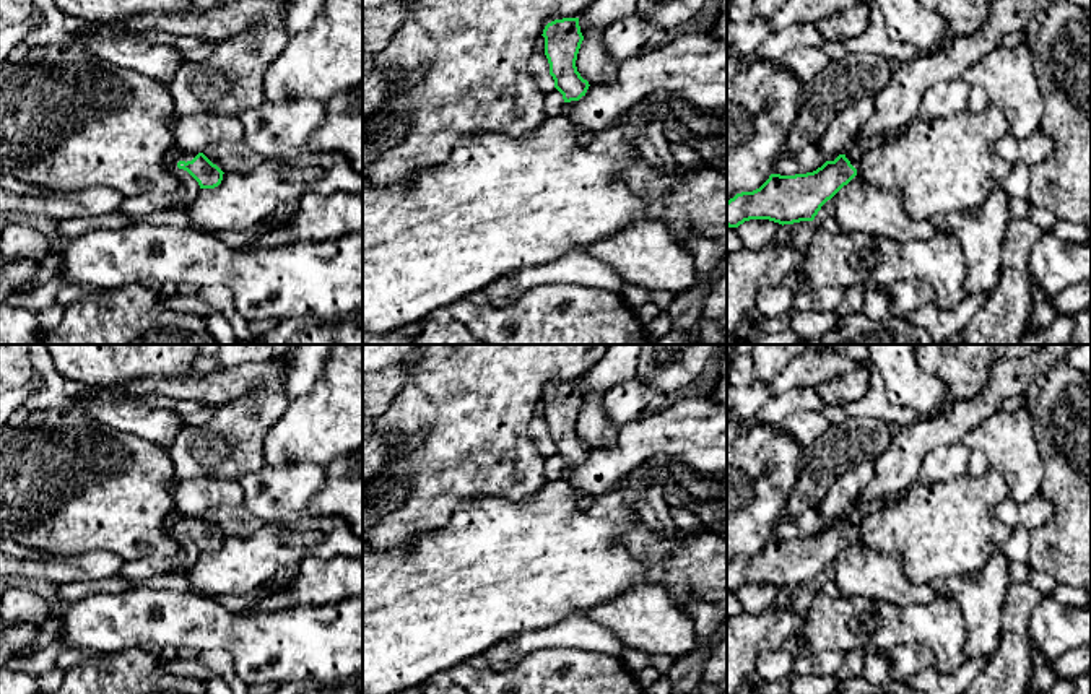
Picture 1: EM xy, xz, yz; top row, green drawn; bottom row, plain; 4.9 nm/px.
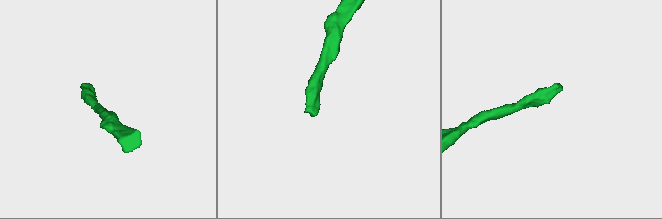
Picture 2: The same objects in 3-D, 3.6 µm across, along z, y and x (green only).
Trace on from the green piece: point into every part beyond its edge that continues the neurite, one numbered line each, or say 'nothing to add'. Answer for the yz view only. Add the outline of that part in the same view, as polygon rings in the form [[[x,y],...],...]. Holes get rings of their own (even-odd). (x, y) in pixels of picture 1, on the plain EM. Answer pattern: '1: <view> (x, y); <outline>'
1: yz (856, 516); [[[901,491],[886,497],[875,499],[871,502],[863,502],[857,507],[852,507],[844,518],[850,525],[850,528],[857,533],[860,528],[860,523],[868,514],[880,510],[888,504],[898,502],[904,496],[904,492],[906,491]]]

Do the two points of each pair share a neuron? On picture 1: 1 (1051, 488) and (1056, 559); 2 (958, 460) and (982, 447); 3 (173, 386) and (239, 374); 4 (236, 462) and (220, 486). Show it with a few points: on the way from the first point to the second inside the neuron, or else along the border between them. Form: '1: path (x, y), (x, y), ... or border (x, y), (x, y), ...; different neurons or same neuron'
1: path (1062, 506), (1062, 542); same neuron
2: border (960, 442), (968, 451), (968, 473); different neurons
3: path (189, 386), (223, 384); same neuron
4: border (186, 480), (210, 477), (231, 478), (234, 481); different neurons

